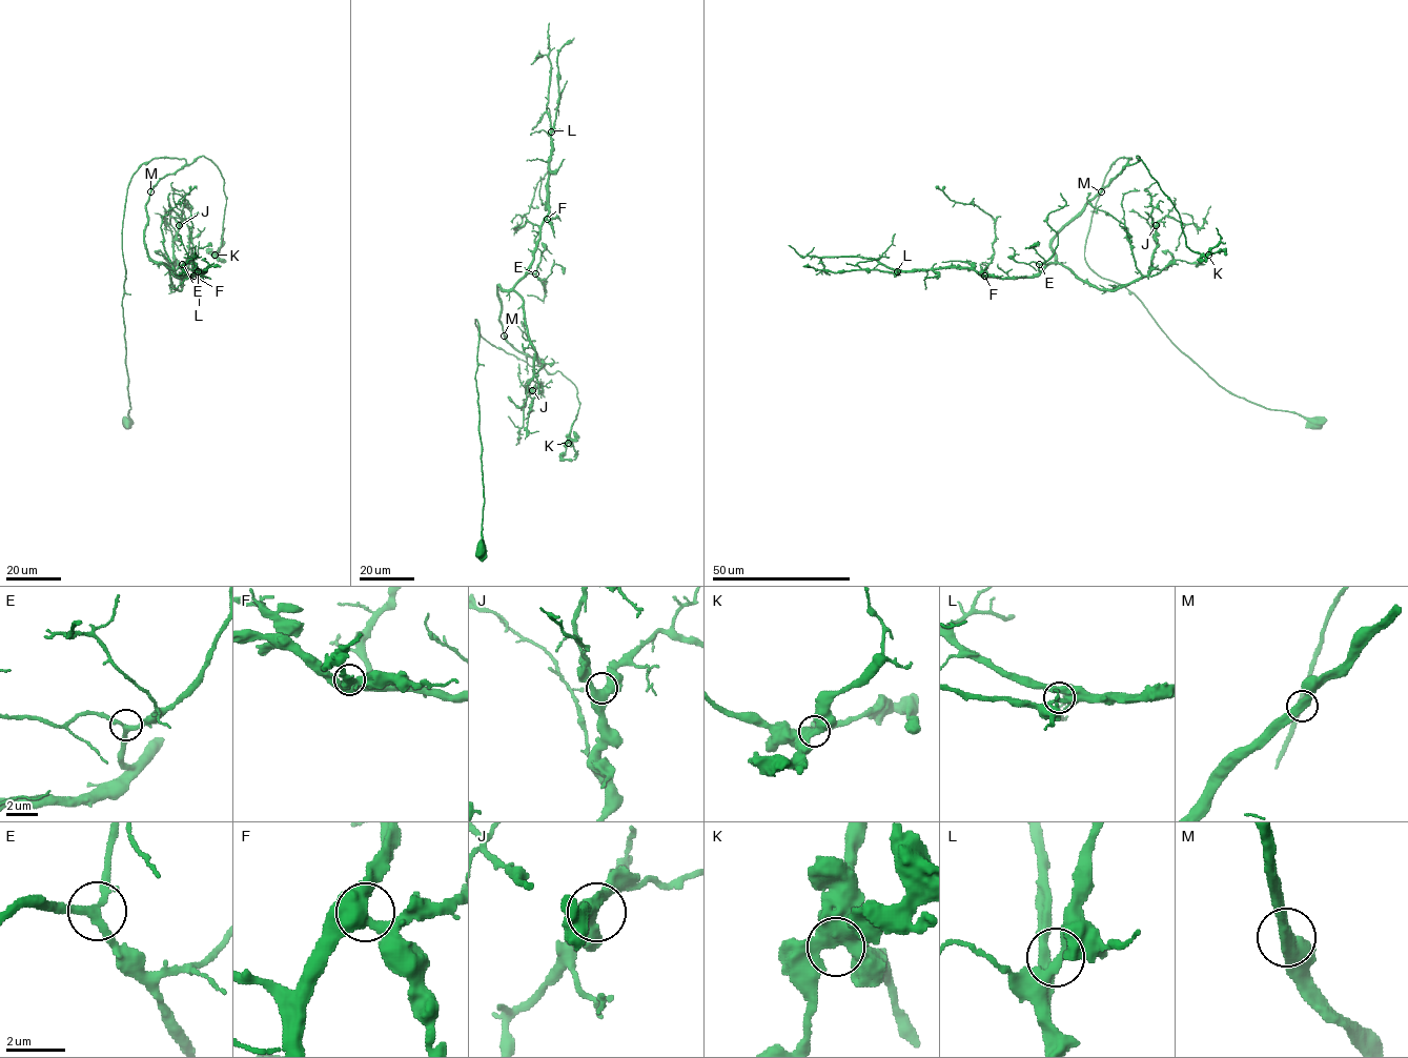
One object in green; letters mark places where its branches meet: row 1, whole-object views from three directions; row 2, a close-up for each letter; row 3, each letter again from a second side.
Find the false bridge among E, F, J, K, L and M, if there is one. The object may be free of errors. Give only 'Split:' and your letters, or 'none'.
Split: none

